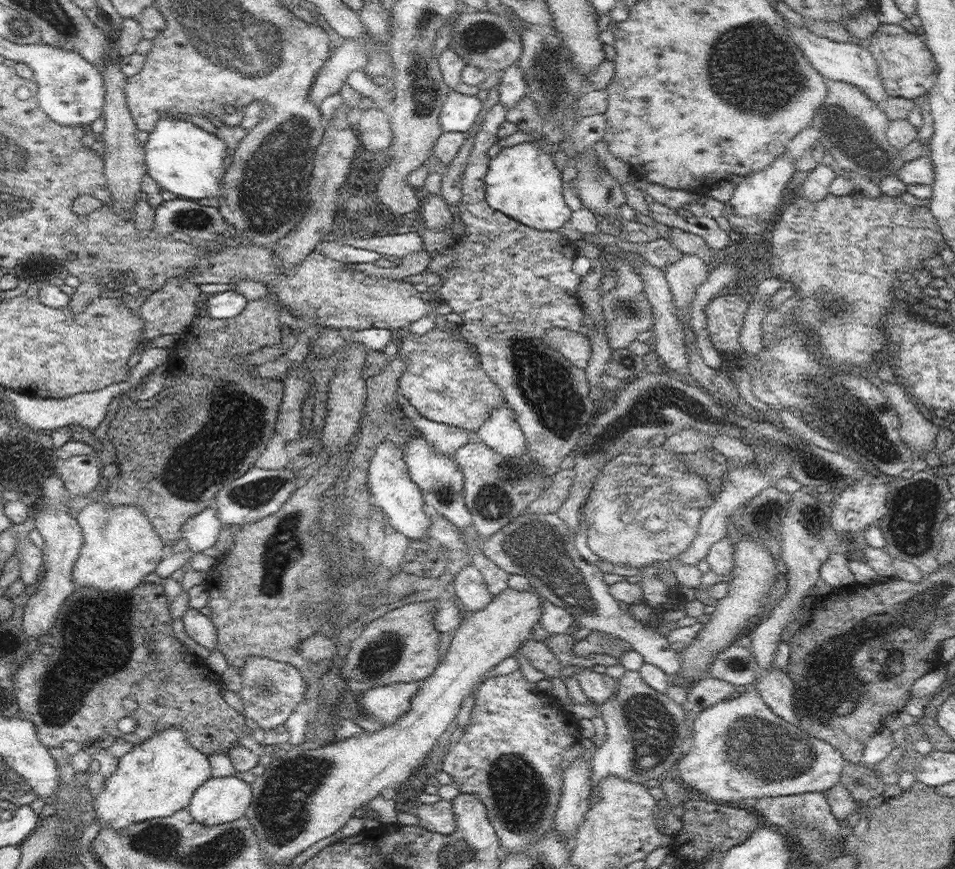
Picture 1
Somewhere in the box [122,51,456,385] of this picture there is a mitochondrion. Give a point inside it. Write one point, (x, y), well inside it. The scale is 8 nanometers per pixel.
(280, 165)

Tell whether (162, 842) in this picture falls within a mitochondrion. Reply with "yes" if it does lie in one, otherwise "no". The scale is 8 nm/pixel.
yes

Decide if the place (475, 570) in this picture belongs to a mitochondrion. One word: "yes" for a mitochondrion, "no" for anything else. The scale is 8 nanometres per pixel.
no

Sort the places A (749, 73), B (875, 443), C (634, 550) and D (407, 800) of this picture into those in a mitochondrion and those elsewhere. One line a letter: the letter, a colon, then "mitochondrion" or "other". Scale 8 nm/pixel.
A: mitochondrion
B: mitochondrion
C: other
D: other

